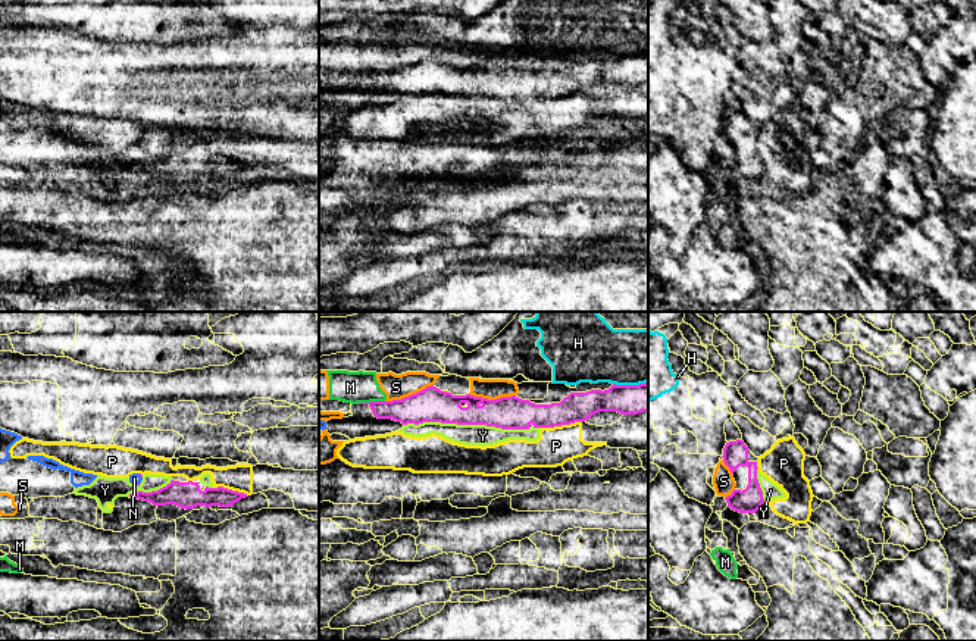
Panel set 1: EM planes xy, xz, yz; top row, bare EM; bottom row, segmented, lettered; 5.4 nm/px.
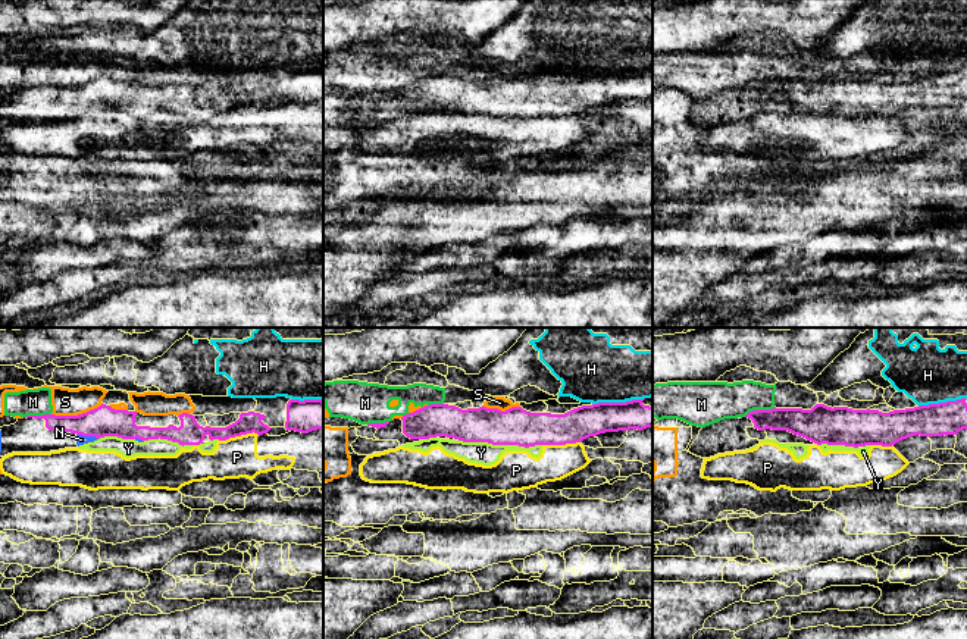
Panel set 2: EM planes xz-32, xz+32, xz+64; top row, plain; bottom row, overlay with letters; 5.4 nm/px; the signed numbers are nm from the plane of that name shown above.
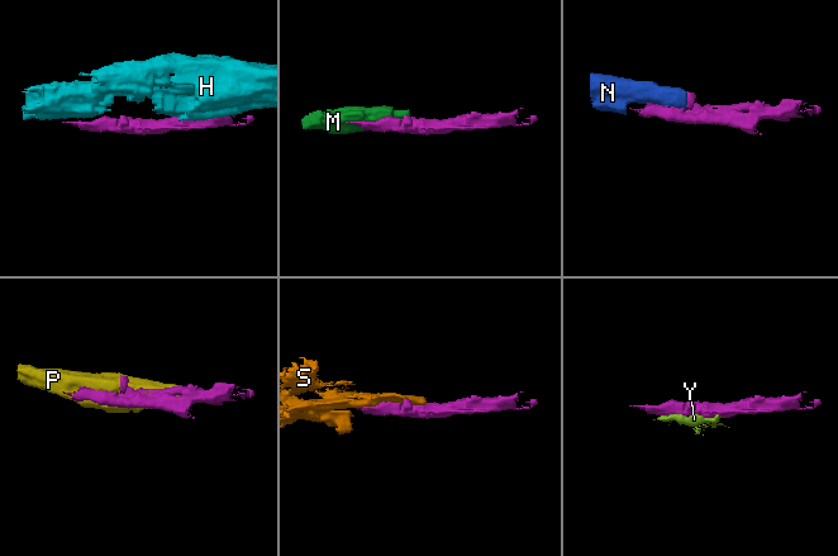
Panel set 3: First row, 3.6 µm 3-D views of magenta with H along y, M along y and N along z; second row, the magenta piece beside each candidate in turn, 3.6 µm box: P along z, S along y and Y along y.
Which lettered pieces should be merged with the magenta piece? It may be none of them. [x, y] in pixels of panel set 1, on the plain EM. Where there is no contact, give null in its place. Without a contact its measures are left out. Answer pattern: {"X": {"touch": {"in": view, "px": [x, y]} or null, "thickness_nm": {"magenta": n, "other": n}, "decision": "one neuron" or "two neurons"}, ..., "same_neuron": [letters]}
{"H": {"touch": {"in": "xz", "px": [629, 56]}, "thickness_nm": {"magenta": 160, "other": 300}, "decision": "two neurons"}, "M": {"touch": {"in": "xz", "px": [371, 72]}, "thickness_nm": {"magenta": 160, "other": 180}, "decision": "two neurons"}, "N": {"touch": {"in": "xy", "px": [140, 146]}, "thickness_nm": {"magenta": 20, "other": 60}, "decision": "one neuron"}, "P": {"touch": {"in": "xz", "px": [560, 96]}, "thickness_nm": {"magenta": 170, "other": 200}, "decision": "two neurons"}, "S": {"touch": {"in": "xz", "px": [409, 66]}, "thickness_nm": {"magenta": 190, "other": 140}, "decision": "two neurons"}, "Y": {"touch": {"in": "xz", "px": [466, 94]}, "thickness_nm": {"magenta": 190, "other": 110}, "decision": "two neurons"}, "same_neuron": ["N"]}

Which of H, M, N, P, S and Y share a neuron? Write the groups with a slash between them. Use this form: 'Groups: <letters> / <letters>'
Groups: H / M S / N / P Y

